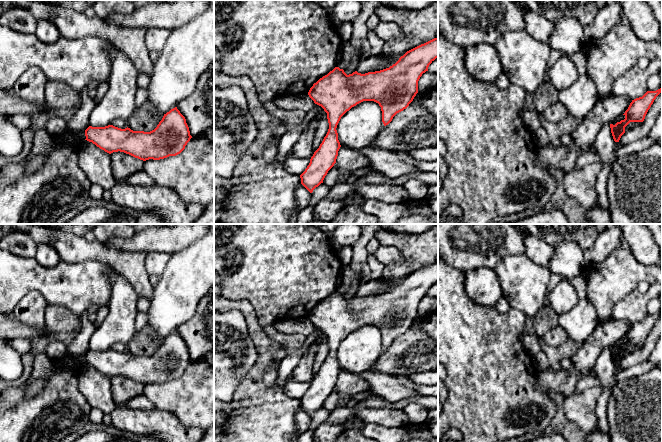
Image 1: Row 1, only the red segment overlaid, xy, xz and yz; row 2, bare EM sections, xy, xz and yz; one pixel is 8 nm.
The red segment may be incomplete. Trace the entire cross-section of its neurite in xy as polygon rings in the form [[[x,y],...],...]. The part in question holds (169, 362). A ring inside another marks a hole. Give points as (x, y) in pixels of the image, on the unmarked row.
[[[177,331],[164,338],[157,351],[150,356],[133,355],[128,351],[121,353],[113,349],[89,350],[85,360],[85,364],[109,378],[120,375],[143,385],[176,380],[192,362],[186,343]]]

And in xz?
[[[438,262],[407,275],[389,292],[365,298],[355,295],[347,299],[343,293],[335,291],[314,307],[308,319],[315,328],[321,330],[327,337],[329,353],[319,372],[311,381],[309,389],[300,399],[301,408],[312,417],[316,411],[323,407],[328,395],[336,387],[338,375],[341,371],[336,352],[341,341],[347,335],[363,325],[374,325],[381,331],[384,350],[388,349],[397,337],[406,333],[413,325],[418,317],[420,301],[428,295],[429,289],[436,282],[438,282]]]

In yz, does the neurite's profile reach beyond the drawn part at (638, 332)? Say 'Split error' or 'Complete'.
Complete

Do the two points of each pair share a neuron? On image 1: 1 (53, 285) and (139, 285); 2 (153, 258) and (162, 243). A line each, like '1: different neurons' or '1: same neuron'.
1: different neurons
2: different neurons

